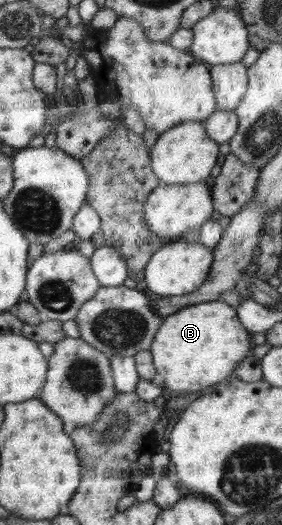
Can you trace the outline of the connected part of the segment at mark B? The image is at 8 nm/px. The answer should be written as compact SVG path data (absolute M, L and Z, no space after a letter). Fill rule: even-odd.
M219 299L187 306L168 315L160 323L149 351L158 381L164 383L167 390L175 393L203 393L211 390L213 384L220 384L232 377L232 372L247 355L251 355L252 349L252 335L241 325L236 308Z

